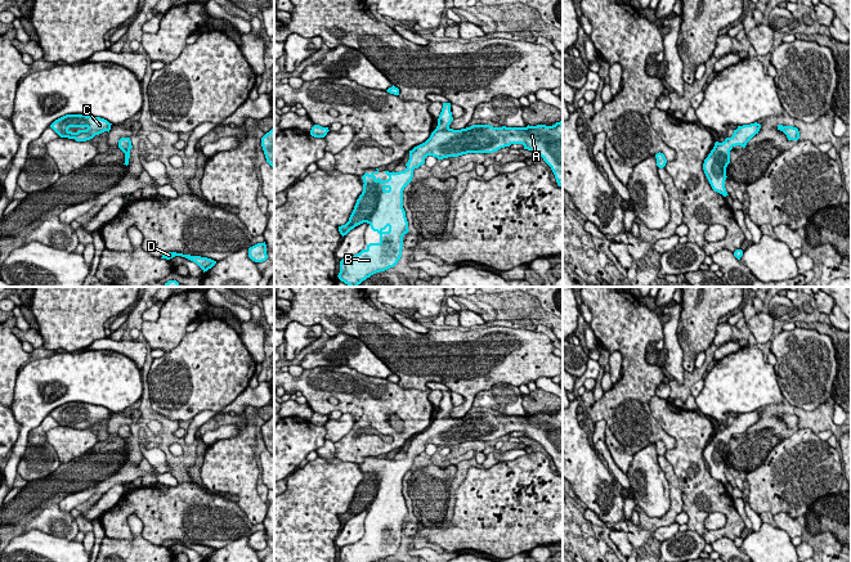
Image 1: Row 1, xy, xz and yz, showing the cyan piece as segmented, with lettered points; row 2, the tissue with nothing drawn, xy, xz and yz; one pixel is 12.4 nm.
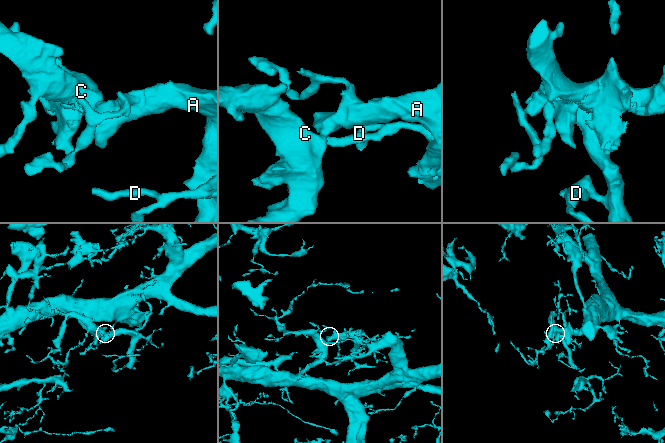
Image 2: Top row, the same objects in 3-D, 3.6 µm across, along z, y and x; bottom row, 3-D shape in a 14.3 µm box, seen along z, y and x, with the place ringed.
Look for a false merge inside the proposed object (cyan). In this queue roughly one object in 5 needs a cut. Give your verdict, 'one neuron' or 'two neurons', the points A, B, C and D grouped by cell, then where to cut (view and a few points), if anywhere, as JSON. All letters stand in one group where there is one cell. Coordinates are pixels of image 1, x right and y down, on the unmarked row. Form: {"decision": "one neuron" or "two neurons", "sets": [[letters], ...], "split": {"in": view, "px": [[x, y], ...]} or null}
{"decision": "one neuron", "sets": [["A", "B", "C", "D"]], "split": null}

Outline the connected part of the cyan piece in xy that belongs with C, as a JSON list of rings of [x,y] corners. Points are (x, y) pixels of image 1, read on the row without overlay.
[[[66,403],[55,408],[50,415],[61,424],[86,430],[104,419],[111,418],[107,408],[86,403]]]

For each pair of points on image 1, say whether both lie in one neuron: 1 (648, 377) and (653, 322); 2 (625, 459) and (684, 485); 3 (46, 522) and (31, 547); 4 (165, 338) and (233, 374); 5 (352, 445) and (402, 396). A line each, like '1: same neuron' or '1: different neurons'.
1: same neuron
2: different neurons
3: different neurons
4: different neurons
5: same neuron

